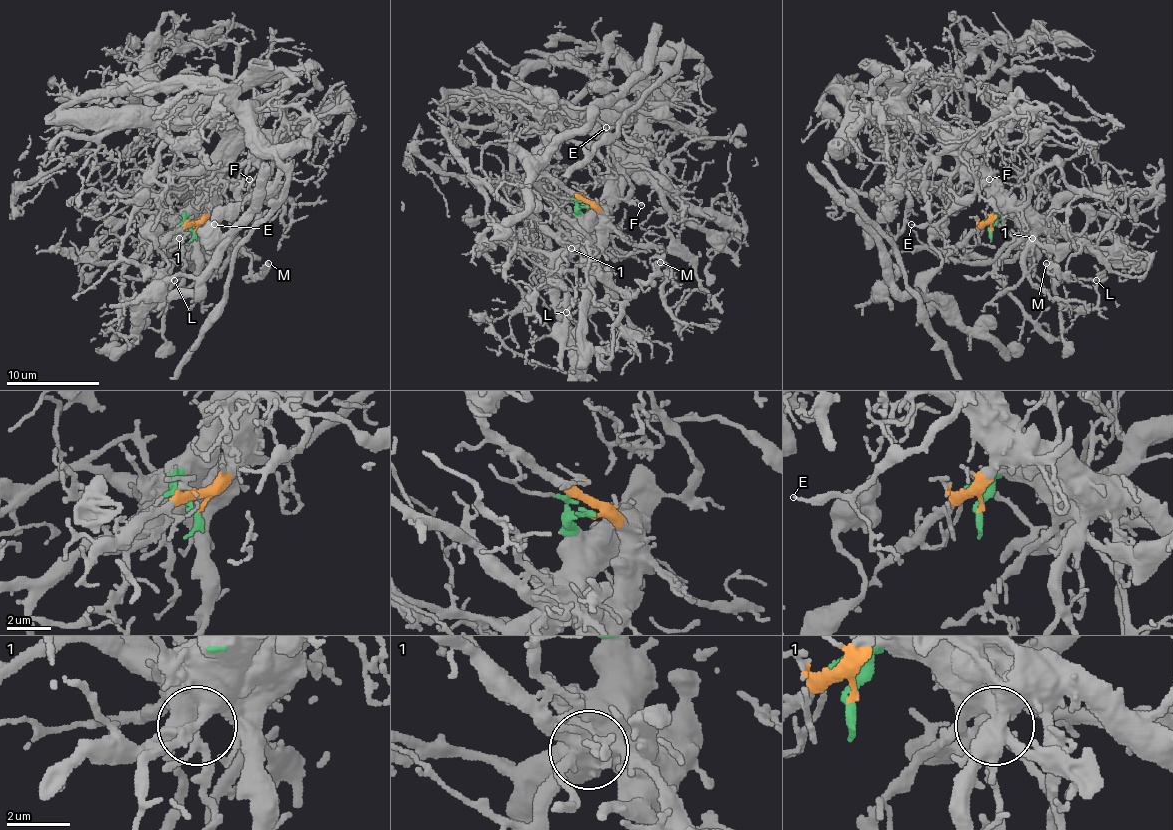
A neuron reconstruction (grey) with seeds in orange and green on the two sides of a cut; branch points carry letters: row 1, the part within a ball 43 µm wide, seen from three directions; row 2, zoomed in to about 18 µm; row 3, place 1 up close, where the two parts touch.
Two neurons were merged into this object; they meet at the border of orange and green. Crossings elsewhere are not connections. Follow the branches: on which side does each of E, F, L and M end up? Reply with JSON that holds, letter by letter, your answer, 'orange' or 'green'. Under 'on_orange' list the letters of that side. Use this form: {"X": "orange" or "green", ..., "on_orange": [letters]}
{"E": "orange", "F": "orange", "L": "green", "M": "green", "on_orange": ["E", "F"]}

